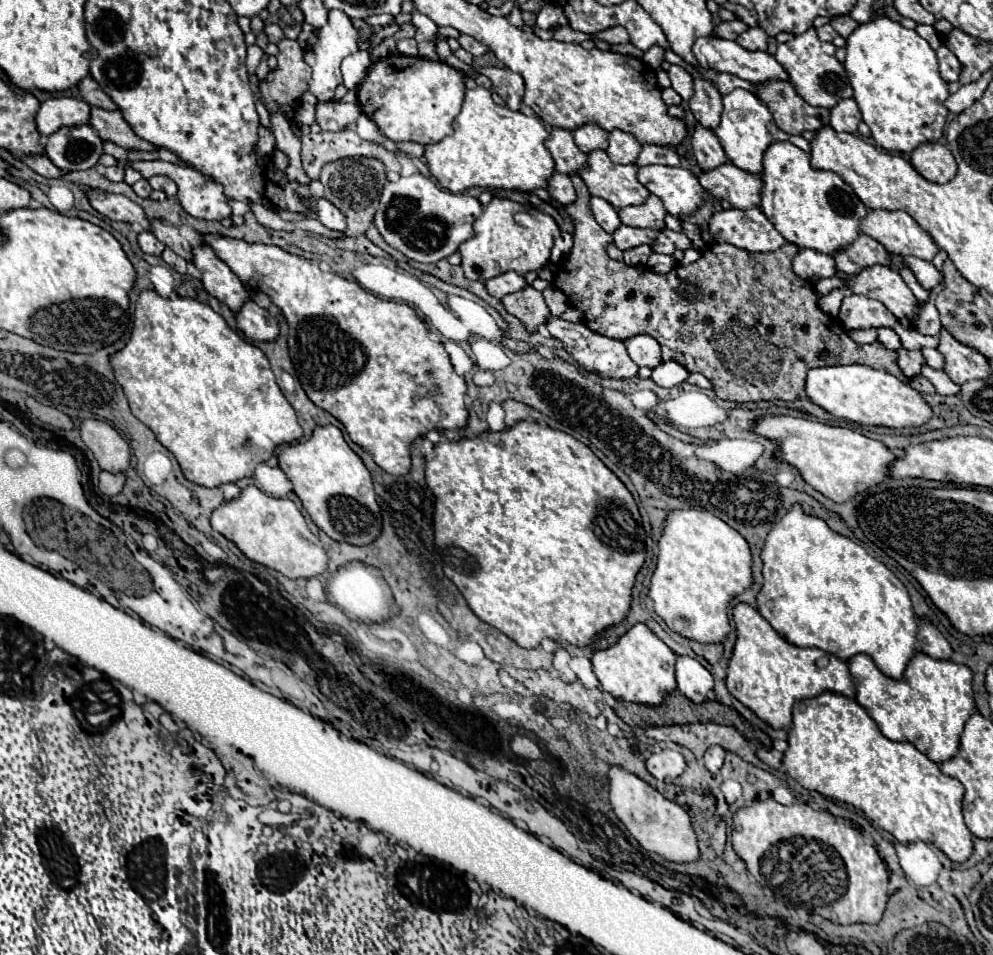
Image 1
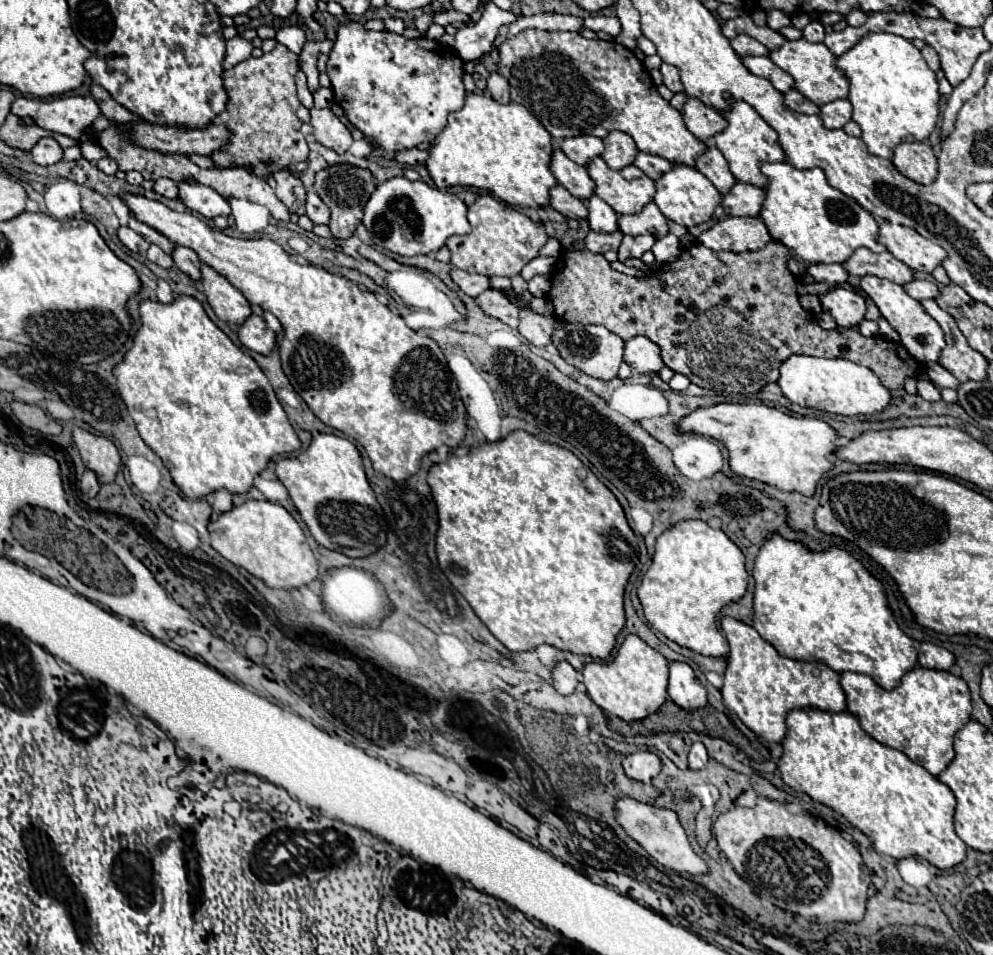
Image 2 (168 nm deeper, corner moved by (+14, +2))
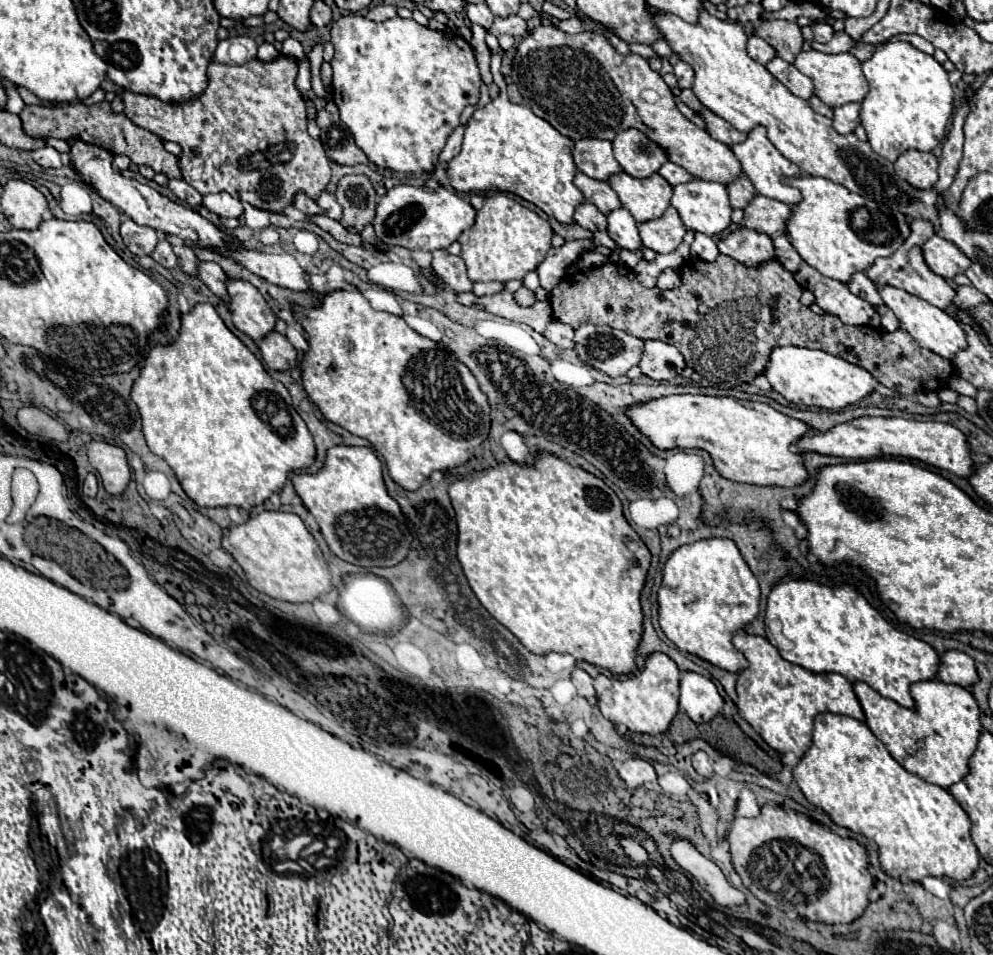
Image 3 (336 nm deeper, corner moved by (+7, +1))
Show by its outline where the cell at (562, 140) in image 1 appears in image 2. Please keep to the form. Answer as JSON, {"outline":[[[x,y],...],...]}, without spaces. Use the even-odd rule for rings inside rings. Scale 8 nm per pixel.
{"outline":[[[554,150],[552,156],[552,174],[556,176],[558,184],[564,186],[572,196],[580,200],[588,200],[594,194],[594,180],[588,176],[588,170],[584,166],[578,166],[576,162],[570,162],[562,150]]]}

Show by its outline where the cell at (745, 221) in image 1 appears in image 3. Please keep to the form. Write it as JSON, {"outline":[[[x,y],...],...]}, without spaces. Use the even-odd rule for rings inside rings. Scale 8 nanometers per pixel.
{"outline":[[[747,227],[731,231],[727,237],[717,241],[717,247],[723,255],[729,255],[745,265],[759,265],[775,257],[775,245],[771,237]]]}

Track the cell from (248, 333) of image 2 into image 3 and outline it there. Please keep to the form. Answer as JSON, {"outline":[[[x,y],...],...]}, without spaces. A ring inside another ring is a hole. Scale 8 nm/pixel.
{"outline":[[[269,331],[261,341],[259,341],[259,351],[263,355],[263,361],[269,369],[273,371],[285,371],[289,367],[297,365],[297,351],[295,347],[287,341],[277,331]]]}

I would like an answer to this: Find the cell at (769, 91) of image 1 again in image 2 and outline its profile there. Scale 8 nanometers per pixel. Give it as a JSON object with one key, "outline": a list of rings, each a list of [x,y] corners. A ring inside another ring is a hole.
{"outline":[[[798,90],[786,92],[784,98],[786,98],[786,106],[788,106],[790,110],[796,110],[796,112],[800,112],[800,114],[820,114],[820,108],[818,108],[814,102],[810,102],[808,98],[804,98]]]}

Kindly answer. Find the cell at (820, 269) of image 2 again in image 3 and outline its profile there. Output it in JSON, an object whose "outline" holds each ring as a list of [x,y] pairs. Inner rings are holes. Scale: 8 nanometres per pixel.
{"outline":[[[853,273],[851,279],[847,281],[847,287],[849,287],[851,293],[855,293],[857,297],[869,301],[871,305],[875,305],[875,307],[877,307],[877,305],[883,305],[875,283],[873,283],[865,273]]]}

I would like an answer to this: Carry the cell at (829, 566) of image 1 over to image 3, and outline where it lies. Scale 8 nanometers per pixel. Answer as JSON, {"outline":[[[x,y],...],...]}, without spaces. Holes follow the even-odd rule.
{"outline":[[[785,575],[773,585],[767,599],[765,631],[785,661],[813,673],[839,673],[851,683],[855,679],[863,681],[903,707],[913,707],[909,695],[913,683],[935,679],[937,675],[937,651],[907,633],[899,633],[869,605],[853,583],[831,587]],[[775,635],[783,635],[787,641],[777,641]]]}

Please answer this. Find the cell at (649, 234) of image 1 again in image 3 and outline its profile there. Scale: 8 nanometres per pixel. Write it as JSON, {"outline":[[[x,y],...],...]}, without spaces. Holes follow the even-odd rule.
{"outline":[[[575,239],[575,241],[567,241],[563,247],[557,249],[553,247],[549,255],[543,259],[543,263],[537,267],[541,287],[551,291],[565,277],[565,267],[571,265],[579,255],[583,255],[595,245],[599,245],[599,241],[595,239]]]}

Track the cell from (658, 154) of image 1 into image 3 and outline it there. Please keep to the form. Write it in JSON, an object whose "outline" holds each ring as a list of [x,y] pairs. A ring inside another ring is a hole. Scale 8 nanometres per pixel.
{"outline":[[[667,161],[667,163],[663,163],[661,165],[661,169],[657,171],[663,179],[667,179],[671,185],[677,185],[677,183],[687,183],[689,179],[693,179],[683,167],[679,167],[679,165],[675,165],[675,163],[671,163],[671,161]]]}

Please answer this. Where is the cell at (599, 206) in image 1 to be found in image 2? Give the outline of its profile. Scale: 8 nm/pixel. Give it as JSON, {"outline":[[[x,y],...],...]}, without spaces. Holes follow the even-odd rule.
{"outline":[[[592,196],[588,200],[588,212],[590,212],[588,214],[590,230],[602,232],[602,234],[610,234],[610,232],[618,230],[618,214],[602,198]]]}

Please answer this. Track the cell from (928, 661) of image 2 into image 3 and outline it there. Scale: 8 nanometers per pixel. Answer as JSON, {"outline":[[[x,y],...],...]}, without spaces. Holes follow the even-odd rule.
{"outline":[[[947,651],[939,659],[937,677],[945,683],[955,683],[963,687],[971,687],[977,681],[977,671],[973,659],[961,651]]]}

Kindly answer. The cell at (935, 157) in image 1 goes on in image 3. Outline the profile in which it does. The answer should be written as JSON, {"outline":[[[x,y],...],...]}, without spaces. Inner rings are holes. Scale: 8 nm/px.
{"outline":[[[909,149],[895,161],[895,171],[917,189],[931,189],[937,183],[937,165],[939,161],[933,153]]]}

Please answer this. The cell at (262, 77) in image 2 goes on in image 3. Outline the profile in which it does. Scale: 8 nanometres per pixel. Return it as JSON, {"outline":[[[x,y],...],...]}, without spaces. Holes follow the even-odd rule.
{"outline":[[[279,55],[273,61],[251,59],[245,65],[223,65],[211,61],[209,65],[209,87],[197,101],[183,105],[161,103],[159,99],[123,91],[121,99],[125,103],[123,113],[139,127],[159,135],[165,141],[175,141],[181,145],[183,153],[179,155],[183,179],[193,185],[201,195],[227,191],[233,197],[251,203],[253,207],[263,207],[279,213],[293,203],[297,191],[305,191],[309,197],[317,199],[325,191],[331,169],[329,157],[319,139],[313,139],[307,133],[307,115],[305,101],[295,87],[297,61],[287,55]]]}

